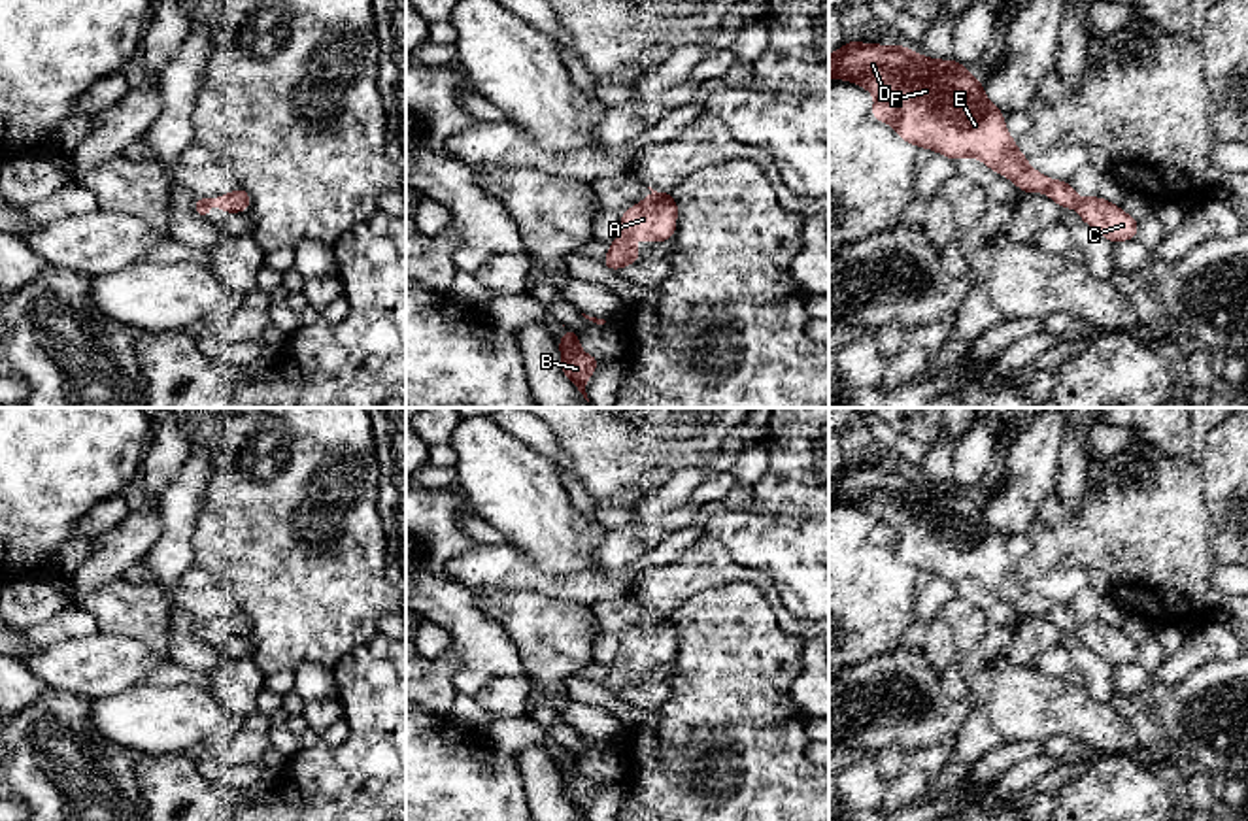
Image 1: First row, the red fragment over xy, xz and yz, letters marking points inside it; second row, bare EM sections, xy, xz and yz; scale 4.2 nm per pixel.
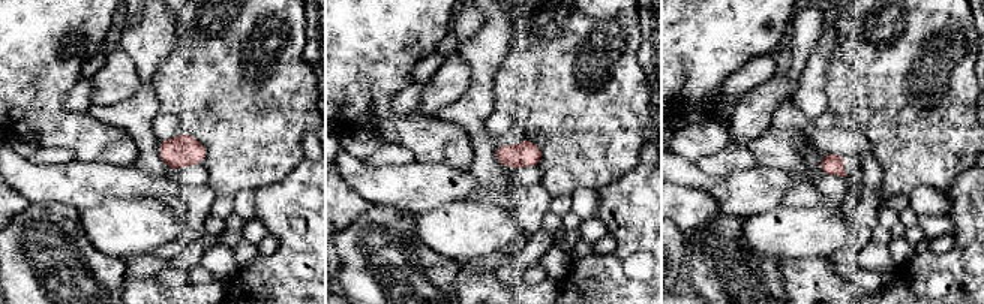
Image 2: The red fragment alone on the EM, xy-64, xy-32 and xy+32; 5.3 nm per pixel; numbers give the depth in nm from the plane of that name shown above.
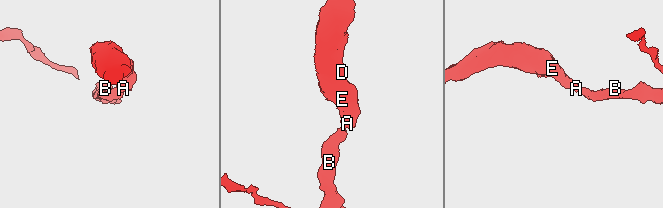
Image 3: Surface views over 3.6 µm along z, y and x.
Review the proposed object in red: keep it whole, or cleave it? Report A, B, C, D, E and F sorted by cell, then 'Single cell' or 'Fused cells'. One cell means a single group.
Groups: A B C D E F. Single cell

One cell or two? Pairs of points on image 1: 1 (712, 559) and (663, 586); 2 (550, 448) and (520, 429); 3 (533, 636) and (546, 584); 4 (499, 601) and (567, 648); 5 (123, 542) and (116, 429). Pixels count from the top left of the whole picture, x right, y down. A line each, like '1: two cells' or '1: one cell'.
1: one cell
2: one cell
3: two cells
4: one cell
5: two cells

